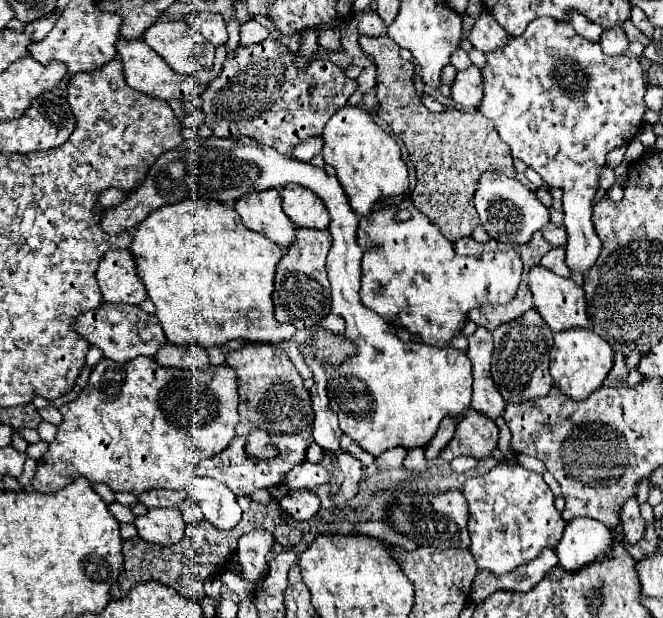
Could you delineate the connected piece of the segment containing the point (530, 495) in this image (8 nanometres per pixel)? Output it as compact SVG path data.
M499 462L483 476L469 478L463 494L469 504L471 554L479 570L505 574L527 564L545 548L555 548L563 534L563 518L555 508L555 496L537 472L525 470L519 462Z

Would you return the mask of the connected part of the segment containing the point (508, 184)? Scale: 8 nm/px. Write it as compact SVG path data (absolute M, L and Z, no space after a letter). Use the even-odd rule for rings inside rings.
M483 172L479 178L479 186L475 192L475 210L481 218L483 228L487 234L503 244L511 246L525 246L531 236L547 226L551 222L549 208L545 208L533 190L523 186L519 180L509 178L505 174L495 174L495 172Z

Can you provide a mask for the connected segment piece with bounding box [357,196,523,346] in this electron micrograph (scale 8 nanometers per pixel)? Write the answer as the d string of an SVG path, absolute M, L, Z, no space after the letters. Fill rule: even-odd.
M409 196L399 204L379 200L367 218L359 220L357 244L365 248L361 260L361 302L389 324L419 334L429 346L447 346L459 334L467 312L481 304L507 304L519 286L523 262L517 250L459 256L453 244L421 214ZM397 210L409 210L411 218L395 222ZM377 244L379 250L371 250Z

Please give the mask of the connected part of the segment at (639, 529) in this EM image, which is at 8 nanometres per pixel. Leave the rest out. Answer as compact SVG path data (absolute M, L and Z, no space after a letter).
M629 498L623 504L621 524L623 524L623 538L627 540L627 544L635 544L635 542L639 542L643 538L645 520L639 514L639 502L637 502L637 498Z

